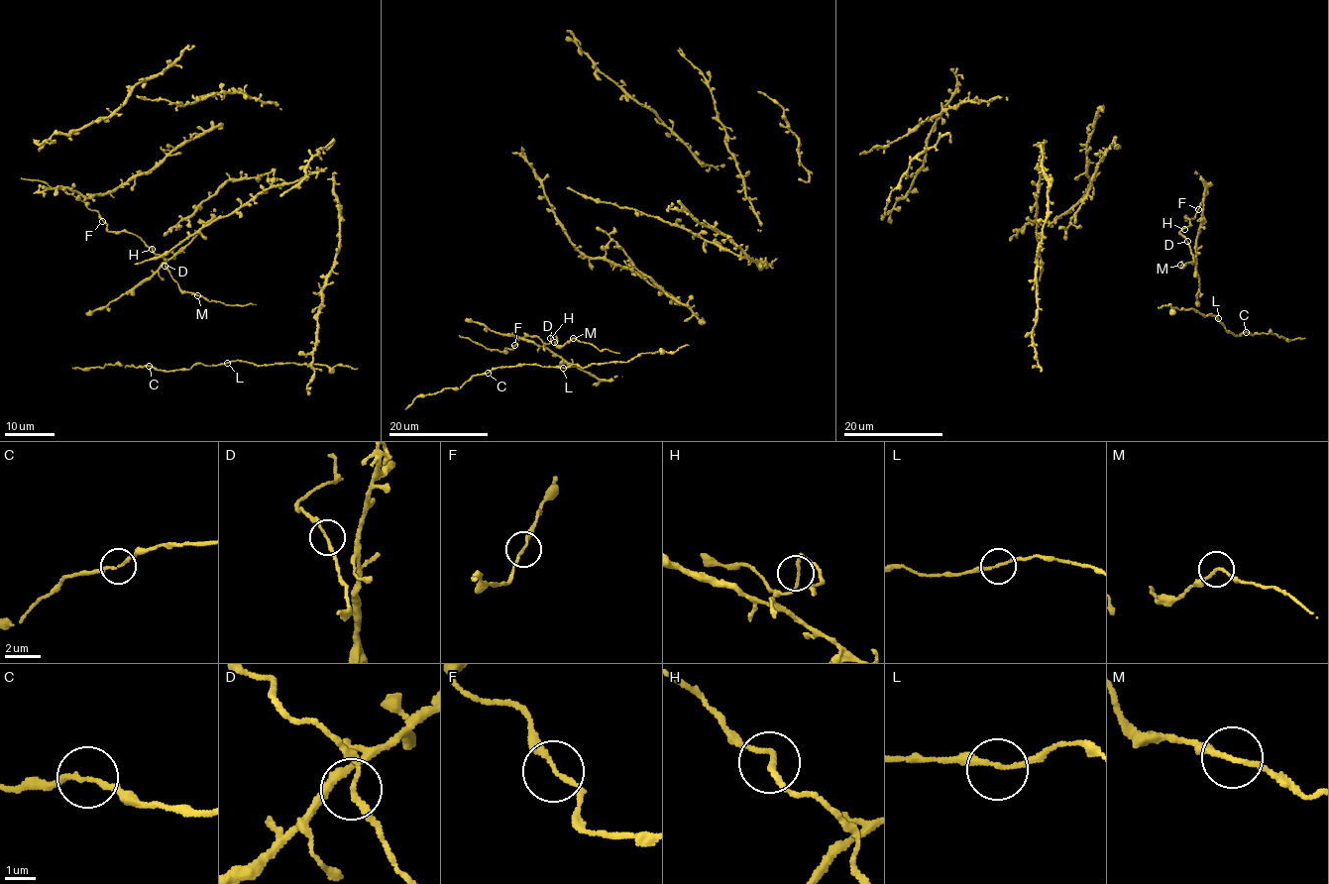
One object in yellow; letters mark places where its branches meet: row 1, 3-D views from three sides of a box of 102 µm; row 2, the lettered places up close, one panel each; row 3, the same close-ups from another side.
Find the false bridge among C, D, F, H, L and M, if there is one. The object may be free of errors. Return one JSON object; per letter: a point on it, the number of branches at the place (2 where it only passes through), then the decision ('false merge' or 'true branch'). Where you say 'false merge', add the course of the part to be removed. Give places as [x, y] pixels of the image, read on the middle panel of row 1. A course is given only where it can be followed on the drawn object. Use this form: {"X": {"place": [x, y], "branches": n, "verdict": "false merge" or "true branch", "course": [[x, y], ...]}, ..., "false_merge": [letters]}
{"C": {"place": [488, 373], "branches": 2, "verdict": "true branch"}, "D": {"place": [554, 342], "branches": 2, "verdict": "true branch"}, "F": {"place": [514, 345], "branches": 2, "verdict": "true branch"}, "H": {"place": [550, 338], "branches": 2, "verdict": "true branch"}, "L": {"place": [563, 368], "branches": 2, "verdict": "true branch"}, "M": {"place": [573, 338], "branches": 2, "verdict": "true branch"}, "false_merge": []}

